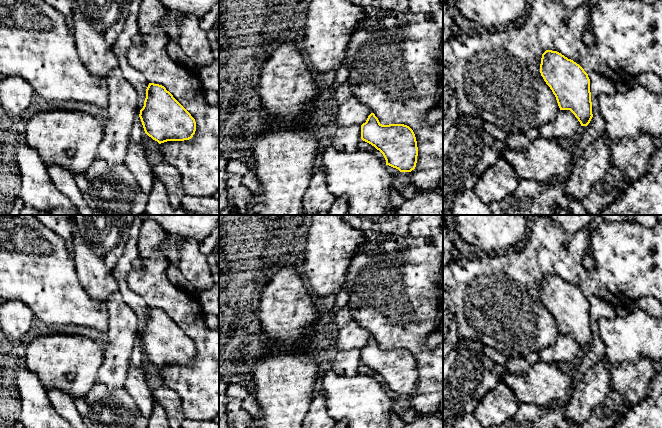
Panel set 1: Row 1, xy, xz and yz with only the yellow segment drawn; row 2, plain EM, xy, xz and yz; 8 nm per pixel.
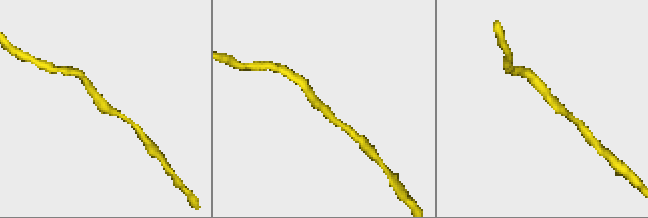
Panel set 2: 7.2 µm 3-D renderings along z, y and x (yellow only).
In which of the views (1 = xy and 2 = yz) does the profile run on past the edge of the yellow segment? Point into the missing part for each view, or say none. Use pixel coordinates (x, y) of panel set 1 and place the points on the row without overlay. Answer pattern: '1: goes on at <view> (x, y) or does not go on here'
1: does not go on here
2: does not go on here

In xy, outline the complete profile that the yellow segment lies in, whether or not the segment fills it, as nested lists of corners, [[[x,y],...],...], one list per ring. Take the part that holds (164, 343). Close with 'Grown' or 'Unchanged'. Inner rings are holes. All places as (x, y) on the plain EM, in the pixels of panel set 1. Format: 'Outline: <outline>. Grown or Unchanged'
Outline: [[[149,307],[139,341],[145,357],[159,368],[189,364],[196,355],[195,343],[159,308]]]. Unchanged

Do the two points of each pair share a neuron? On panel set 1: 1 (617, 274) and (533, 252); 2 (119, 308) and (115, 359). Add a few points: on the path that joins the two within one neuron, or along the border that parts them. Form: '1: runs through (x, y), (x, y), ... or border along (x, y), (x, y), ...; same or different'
1: runs through (596, 275), (580, 275), (576, 273), (554, 252); same
2: runs through (119, 321), (118, 346); same

